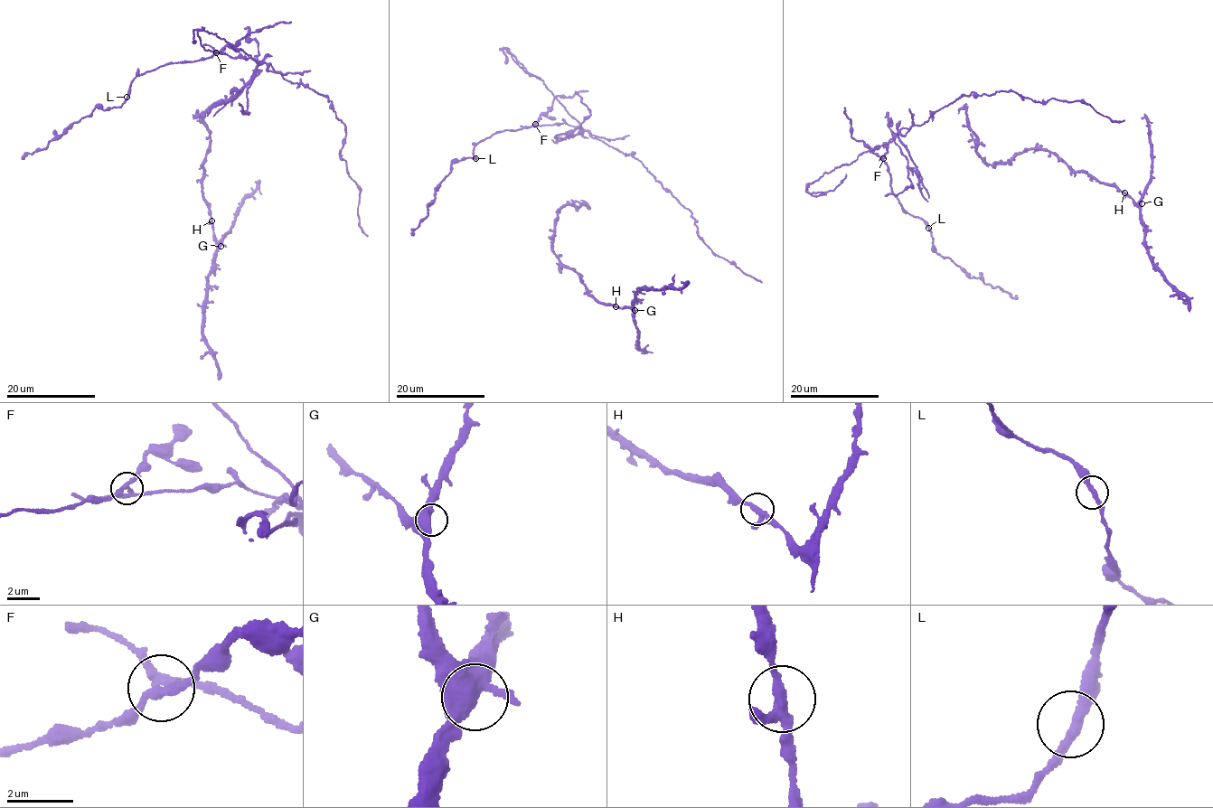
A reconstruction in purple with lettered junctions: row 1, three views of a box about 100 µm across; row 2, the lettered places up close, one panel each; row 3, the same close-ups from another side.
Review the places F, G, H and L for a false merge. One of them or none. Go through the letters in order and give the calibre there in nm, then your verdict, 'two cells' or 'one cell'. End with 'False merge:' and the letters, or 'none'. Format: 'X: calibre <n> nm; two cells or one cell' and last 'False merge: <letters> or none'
F: calibre 240 nm; two cells
G: calibre 440 nm; one cell
H: calibre 240 nm; one cell
L: calibre 280 nm; one cell
False merge: F

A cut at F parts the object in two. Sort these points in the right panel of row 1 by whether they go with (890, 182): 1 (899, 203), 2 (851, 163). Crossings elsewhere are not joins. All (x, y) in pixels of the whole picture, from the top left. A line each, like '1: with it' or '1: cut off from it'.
1: with it
2: cut off from it

